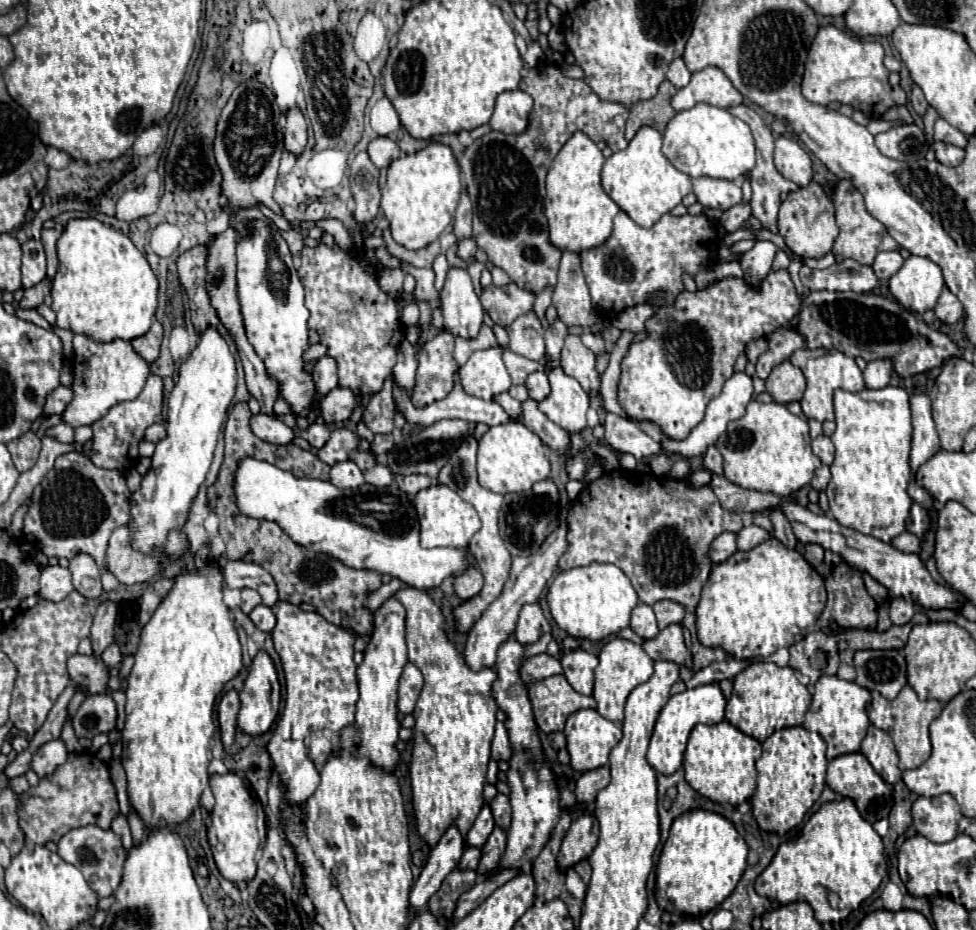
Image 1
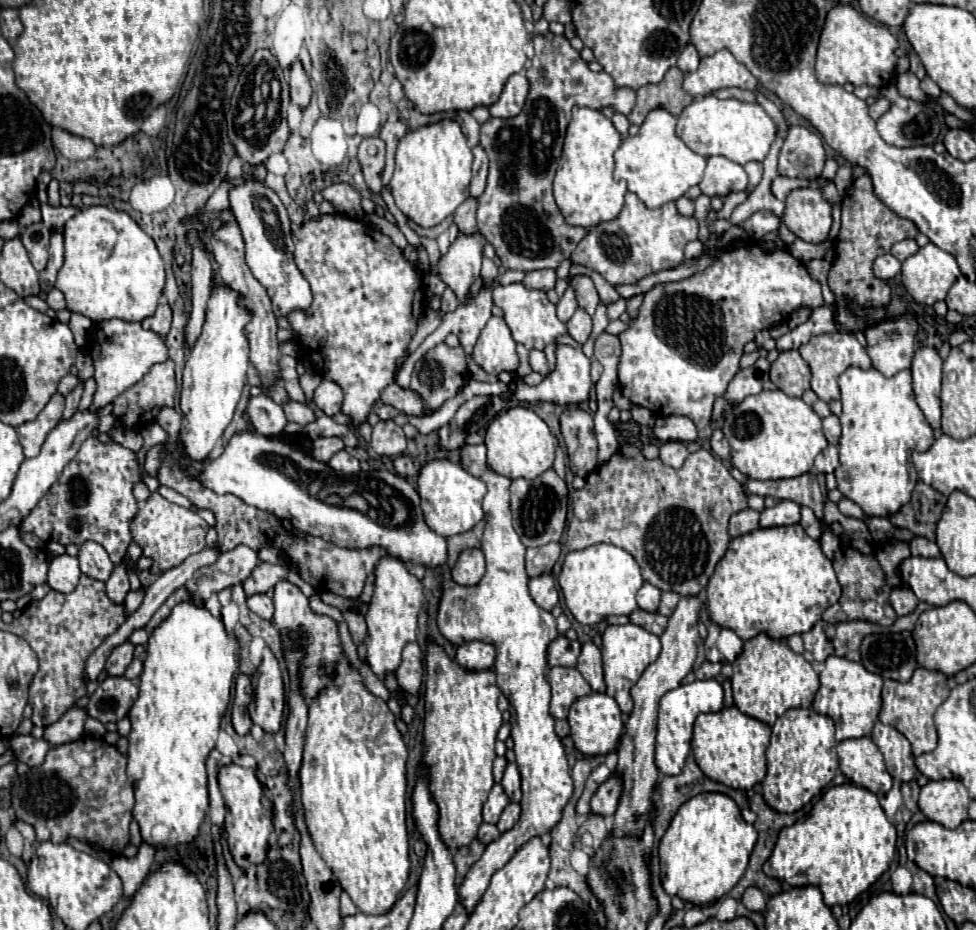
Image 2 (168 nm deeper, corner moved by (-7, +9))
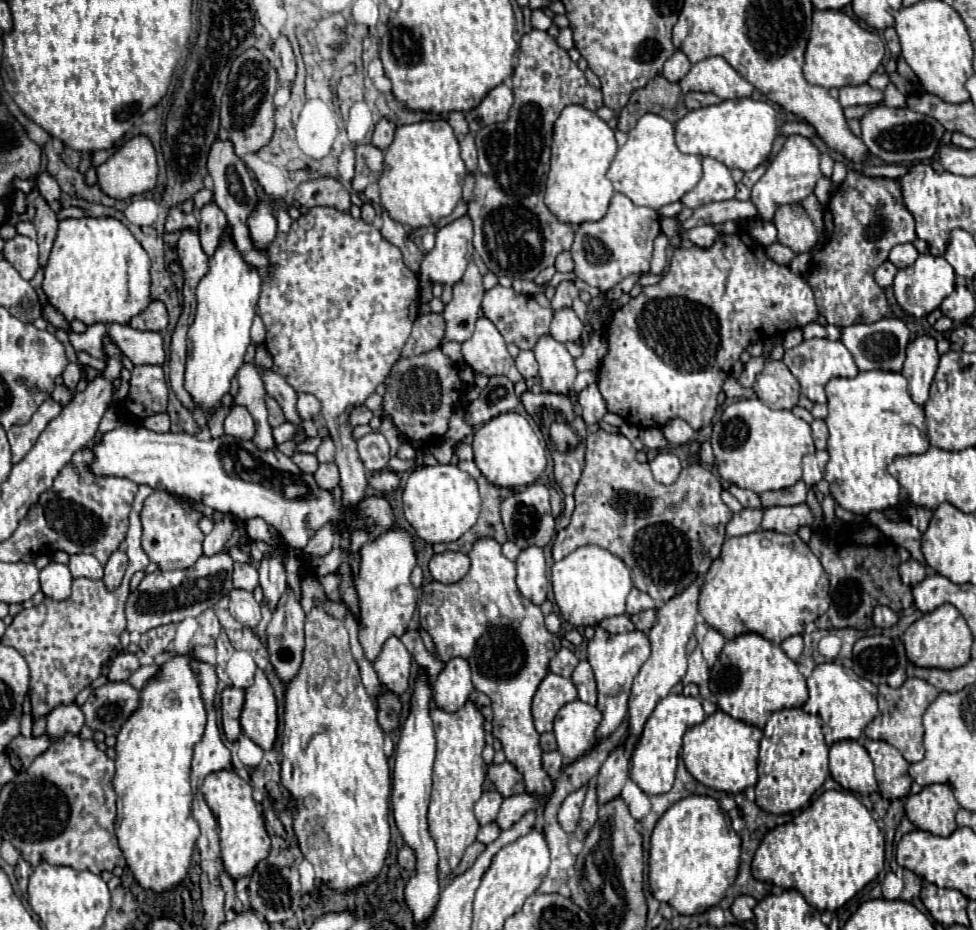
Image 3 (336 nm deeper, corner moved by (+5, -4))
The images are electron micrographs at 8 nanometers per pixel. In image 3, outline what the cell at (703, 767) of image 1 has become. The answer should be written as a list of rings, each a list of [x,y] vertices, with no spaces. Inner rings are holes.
[[[718,709],[714,715],[706,717],[702,725],[694,725],[684,733],[682,759],[686,763],[688,773],[702,785],[730,795],[738,795],[746,787],[756,785],[756,759],[760,739],[762,731],[758,727],[748,725],[744,721],[736,721]]]

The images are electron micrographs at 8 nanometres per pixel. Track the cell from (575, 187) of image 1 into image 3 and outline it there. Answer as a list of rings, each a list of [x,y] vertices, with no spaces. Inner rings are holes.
[[[570,105],[562,111],[554,123],[554,143],[550,157],[550,173],[546,179],[546,207],[558,221],[568,225],[582,225],[586,221],[600,221],[612,201],[614,189],[606,177],[606,171],[616,155],[614,131],[592,111]]]

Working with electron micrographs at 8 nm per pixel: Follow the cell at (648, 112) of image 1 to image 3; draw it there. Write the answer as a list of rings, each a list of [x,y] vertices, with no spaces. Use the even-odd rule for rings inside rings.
[[[662,75],[654,77],[650,85],[636,91],[638,93],[632,93],[628,105],[618,115],[618,129],[624,133],[628,133],[636,125],[636,121],[646,113],[656,113],[668,119],[670,123],[676,123],[688,113],[680,85],[666,81]],[[642,91],[648,91],[648,93],[642,93]]]

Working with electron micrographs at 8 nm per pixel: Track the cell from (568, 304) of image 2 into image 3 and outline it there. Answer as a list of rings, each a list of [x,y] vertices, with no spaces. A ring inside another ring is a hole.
[[[562,281],[558,287],[556,287],[556,295],[552,299],[552,311],[560,311],[564,307],[572,307],[572,301],[578,297],[578,289],[574,283],[570,281]]]

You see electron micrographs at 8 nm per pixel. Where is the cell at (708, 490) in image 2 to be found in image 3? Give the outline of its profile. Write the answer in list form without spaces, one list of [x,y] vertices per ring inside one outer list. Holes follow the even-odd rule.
[[[600,429],[600,431],[588,435],[586,467],[584,467],[584,473],[582,473],[582,477],[580,477],[580,481],[578,481],[576,491],[574,491],[576,509],[574,509],[574,513],[572,513],[570,525],[568,525],[566,529],[558,531],[556,543],[554,543],[554,547],[552,547],[552,553],[554,553],[554,549],[556,549],[556,555],[554,555],[554,557],[556,557],[556,561],[560,561],[560,559],[564,559],[568,553],[572,553],[572,551],[576,551],[578,547],[584,547],[584,545],[598,545],[598,547],[602,547],[602,549],[608,549],[612,555],[618,555],[618,557],[626,563],[626,567],[630,567],[630,571],[632,571],[632,583],[634,583],[636,589],[648,593],[658,605],[660,605],[660,603],[666,603],[668,599],[676,597],[676,595],[682,593],[686,587],[690,587],[696,579],[704,577],[704,573],[710,569],[712,561],[720,555],[720,547],[722,547],[722,543],[724,543],[724,527],[726,527],[726,523],[732,519],[732,513],[730,513],[730,509],[724,505],[724,501],[722,501],[720,495],[722,495],[722,485],[720,485],[720,481],[718,481],[706,467],[702,467],[702,465],[690,465],[690,467],[682,469],[678,481],[674,481],[672,485],[662,485],[662,483],[654,481],[648,463],[638,463],[638,461],[636,461],[636,449],[632,447],[632,443],[630,443],[626,437],[622,437],[622,435],[610,435],[610,433],[606,433],[606,431]]]

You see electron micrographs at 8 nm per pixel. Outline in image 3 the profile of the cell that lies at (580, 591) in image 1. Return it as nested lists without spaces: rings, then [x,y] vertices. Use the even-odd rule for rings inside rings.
[[[586,545],[572,551],[562,561],[552,567],[552,589],[554,601],[560,609],[560,615],[574,627],[596,627],[602,619],[618,617],[626,613],[626,597],[632,589],[632,579],[628,567],[620,557],[610,551]]]

